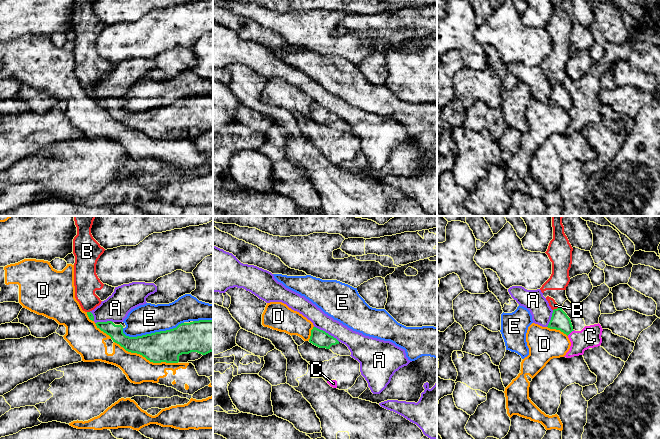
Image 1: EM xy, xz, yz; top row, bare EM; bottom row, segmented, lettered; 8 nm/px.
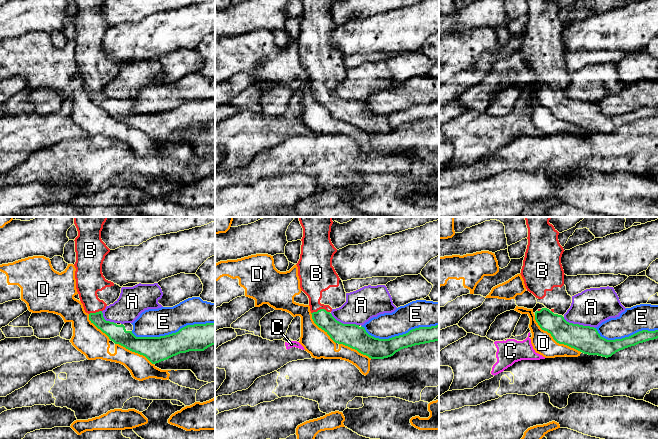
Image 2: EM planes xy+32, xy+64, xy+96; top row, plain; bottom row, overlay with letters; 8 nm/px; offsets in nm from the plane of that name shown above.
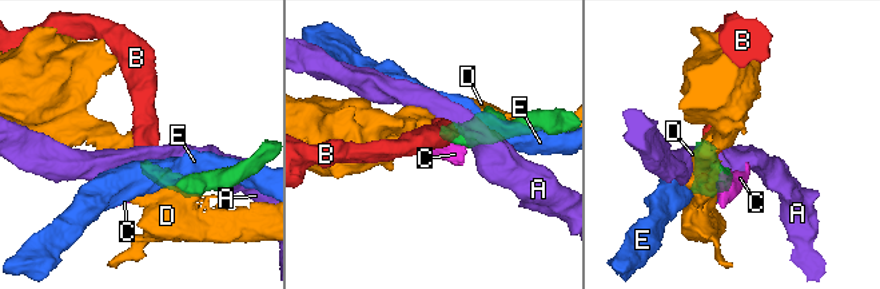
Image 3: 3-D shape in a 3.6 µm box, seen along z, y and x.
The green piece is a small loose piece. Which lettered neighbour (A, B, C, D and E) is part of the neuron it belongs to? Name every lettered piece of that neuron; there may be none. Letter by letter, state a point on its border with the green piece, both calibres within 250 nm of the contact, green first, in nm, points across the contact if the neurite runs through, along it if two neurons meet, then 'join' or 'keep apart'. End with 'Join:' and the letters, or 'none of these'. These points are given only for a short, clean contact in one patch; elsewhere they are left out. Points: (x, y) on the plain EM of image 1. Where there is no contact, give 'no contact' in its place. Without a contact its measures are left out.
A: xz (327, 109) | 140/160 nm | keep apart
B: yz (557, 84) | 140/60 nm | across yz (560, 97), (557, 84), (551, 77) | join
C: yz (570, 108) | 140/180 nm | along yz (574, 106), (567, 111) | keep apart
D: xy (146, 134) | 260/220 nm | keep apart
E: xy (152, 109) | 260/240 nm | keep apart
Join: B

